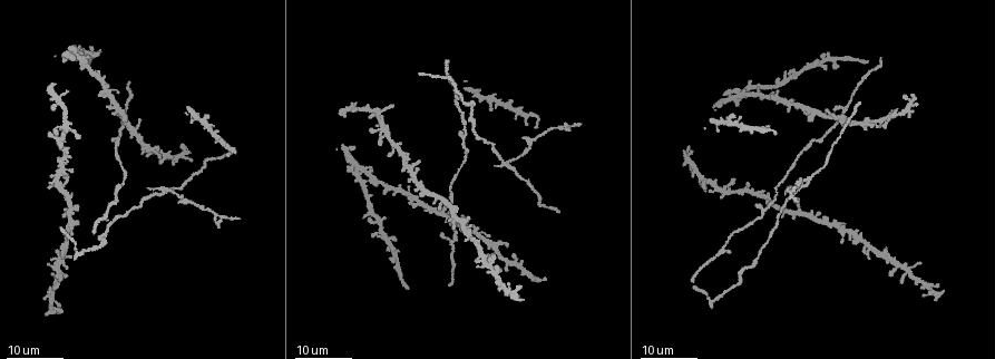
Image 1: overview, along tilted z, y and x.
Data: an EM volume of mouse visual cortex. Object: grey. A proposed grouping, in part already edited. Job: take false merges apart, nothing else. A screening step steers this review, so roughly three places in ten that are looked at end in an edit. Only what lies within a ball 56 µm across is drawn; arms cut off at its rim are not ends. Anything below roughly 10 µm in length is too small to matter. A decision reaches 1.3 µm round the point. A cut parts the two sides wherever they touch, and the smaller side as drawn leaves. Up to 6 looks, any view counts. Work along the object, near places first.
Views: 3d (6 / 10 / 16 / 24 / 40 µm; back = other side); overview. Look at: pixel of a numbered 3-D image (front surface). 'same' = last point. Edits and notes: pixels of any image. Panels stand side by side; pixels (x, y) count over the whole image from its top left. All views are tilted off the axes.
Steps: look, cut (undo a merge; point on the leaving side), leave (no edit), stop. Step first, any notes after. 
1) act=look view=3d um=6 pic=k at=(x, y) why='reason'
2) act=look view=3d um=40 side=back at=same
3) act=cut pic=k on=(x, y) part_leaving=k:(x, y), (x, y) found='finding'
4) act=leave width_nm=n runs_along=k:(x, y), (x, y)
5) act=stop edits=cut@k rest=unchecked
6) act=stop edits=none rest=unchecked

act=look view=3d um=16 pic=1 at=(805, 182) why='four arms meet'

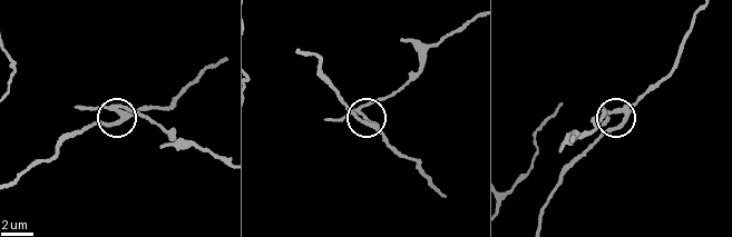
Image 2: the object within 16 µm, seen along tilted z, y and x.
act=look view=3d um=10 pic=2 at=(615, 109)

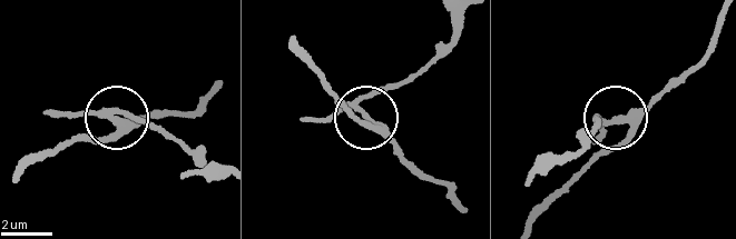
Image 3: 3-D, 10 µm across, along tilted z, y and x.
act=cut pic=3 on=(108, 113) width_nm=280 found='a second neuron is stuck on'

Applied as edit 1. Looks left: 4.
act=look view=overview

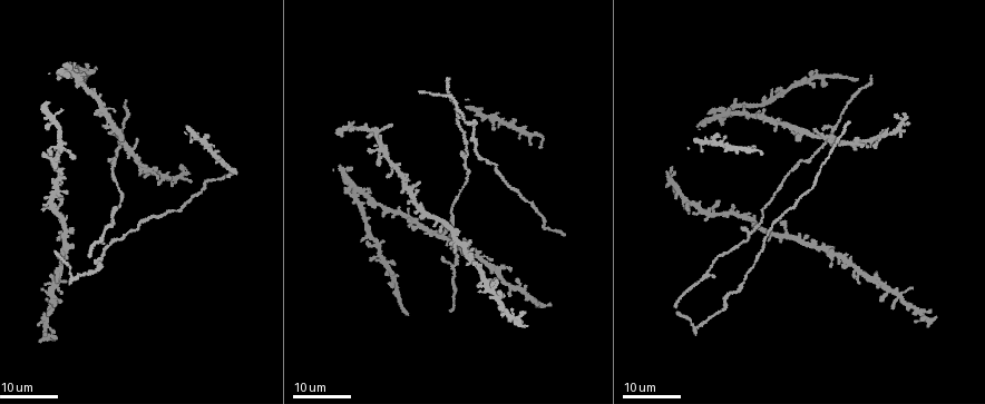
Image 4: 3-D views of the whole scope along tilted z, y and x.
act=look view=3d um=16 pic=4 at=(456, 115) why='calibre changes'

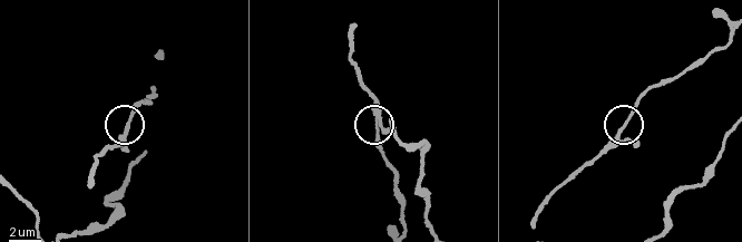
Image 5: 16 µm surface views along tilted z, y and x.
act=look view=3d um=10 pic=5 at=(125, 127) why='zoom in'

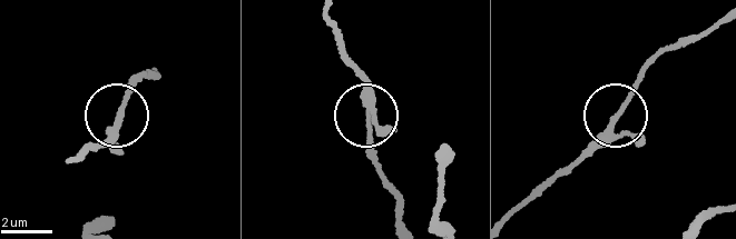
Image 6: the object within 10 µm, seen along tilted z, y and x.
act=leave arms=3 found='all the same neuron'

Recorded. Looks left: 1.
act=stop edits=cut@3 rest=unchecked

